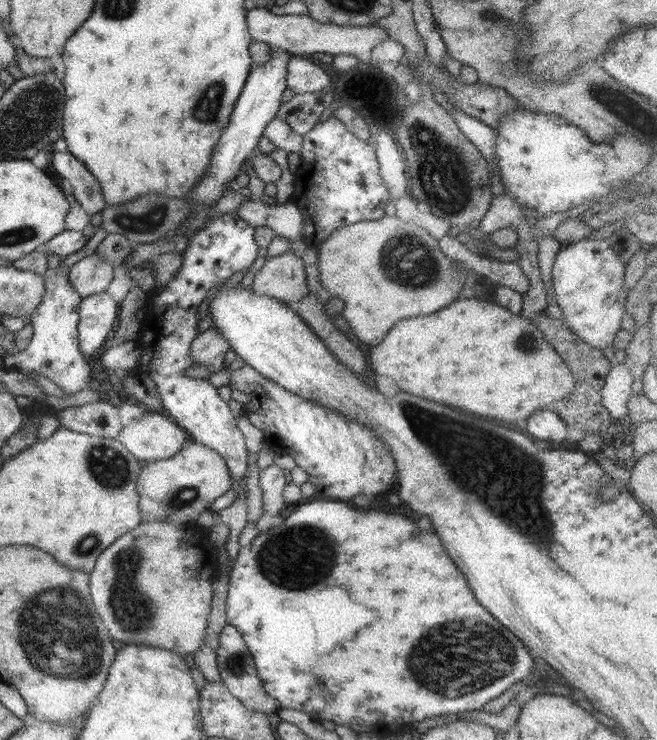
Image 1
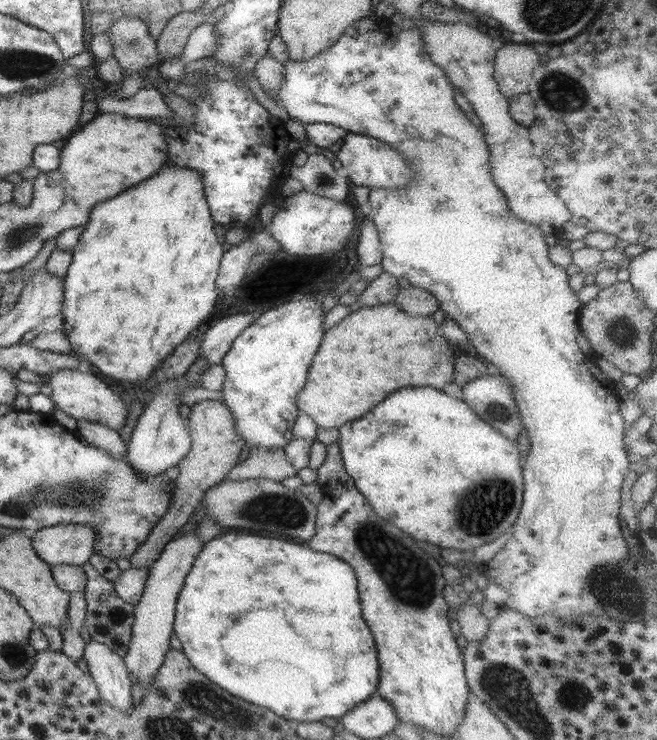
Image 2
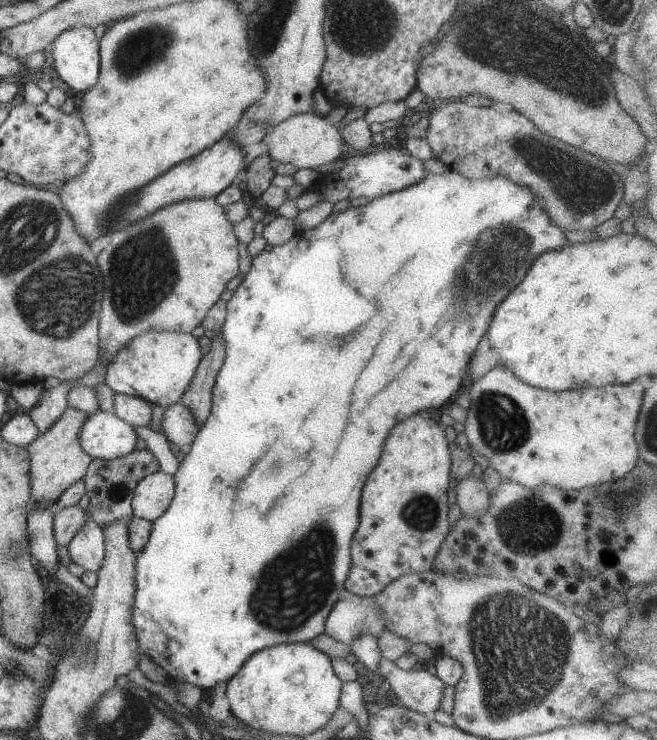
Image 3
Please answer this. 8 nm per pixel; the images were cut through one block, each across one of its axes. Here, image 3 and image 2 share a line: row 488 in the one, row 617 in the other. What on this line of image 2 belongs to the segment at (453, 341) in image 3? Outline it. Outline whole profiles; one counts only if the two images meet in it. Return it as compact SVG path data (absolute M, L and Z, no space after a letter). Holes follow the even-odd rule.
M226 534L222 538L216 538L216 540L208 542L199 554L200 556L194 561L190 572L187 573L183 589L178 595L173 632L182 642L183 653L192 666L209 678L210 682L224 688L232 696L244 698L256 706L271 710L291 723L316 722L323 718L340 719L341 716L363 703L370 695L376 694L379 683L376 643L370 627L362 620L362 614L360 614L361 600L356 574L346 562L342 562L334 556L314 552L314 550L298 546L298 544L270 540L270 538L262 538L262 536L248 536L248 534Z

